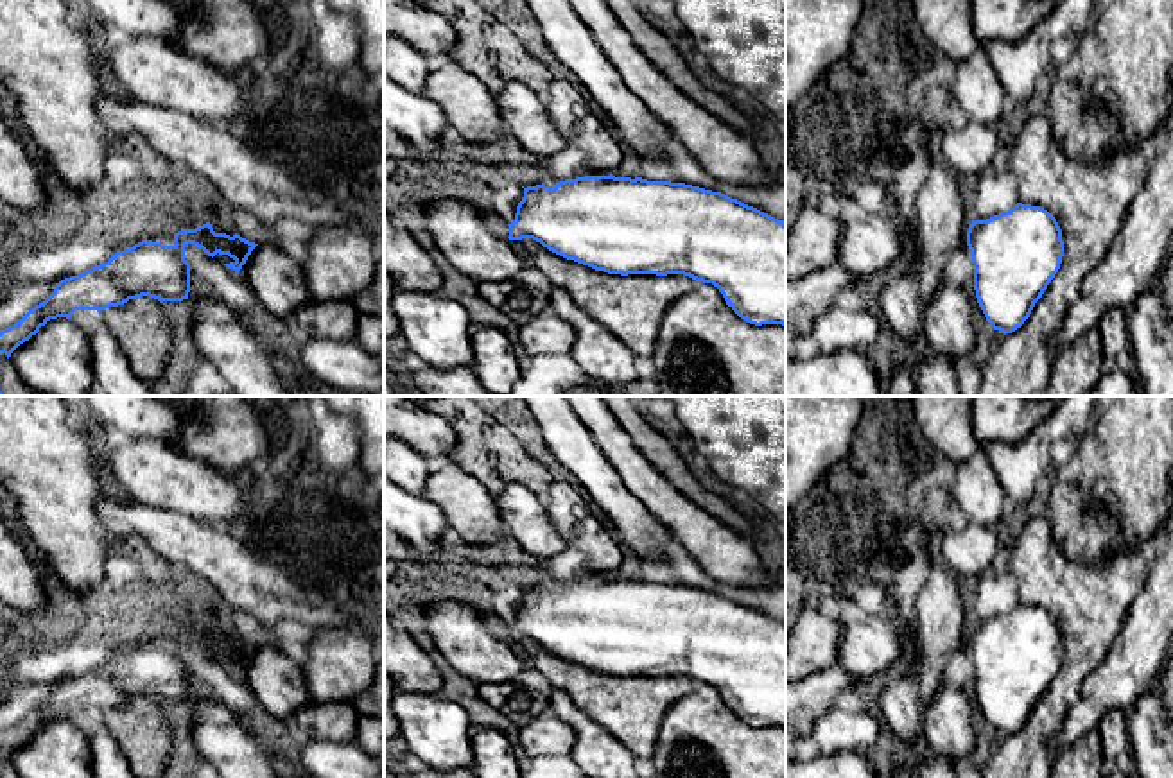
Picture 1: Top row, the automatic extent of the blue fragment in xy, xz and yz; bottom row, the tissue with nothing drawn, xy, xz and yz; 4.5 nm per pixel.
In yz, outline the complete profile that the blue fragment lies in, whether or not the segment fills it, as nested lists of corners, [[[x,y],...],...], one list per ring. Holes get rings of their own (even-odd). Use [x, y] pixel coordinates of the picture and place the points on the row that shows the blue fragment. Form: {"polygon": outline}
{"polygon": [[[1017,203],[986,220],[972,220],[967,246],[978,303],[994,330],[1015,332],[1060,269],[1062,229],[1040,206]]]}

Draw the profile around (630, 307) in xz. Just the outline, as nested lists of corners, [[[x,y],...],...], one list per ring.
[[[522,238],[522,244],[529,264],[554,289],[563,289],[583,312],[639,357],[653,355],[665,310],[698,283],[683,274],[608,274],[567,260],[533,238]]]

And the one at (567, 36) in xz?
[[[527,0],[552,54],[579,79],[583,91],[608,115],[631,152],[669,161],[667,127],[624,84],[569,0]]]

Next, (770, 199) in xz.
[[[786,183],[737,186],[737,201],[786,222]]]

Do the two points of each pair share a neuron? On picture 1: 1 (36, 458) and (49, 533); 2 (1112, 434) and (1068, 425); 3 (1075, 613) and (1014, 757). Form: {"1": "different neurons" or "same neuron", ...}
{"1": "same neuron", "2": "different neurons", "3": "same neuron"}

